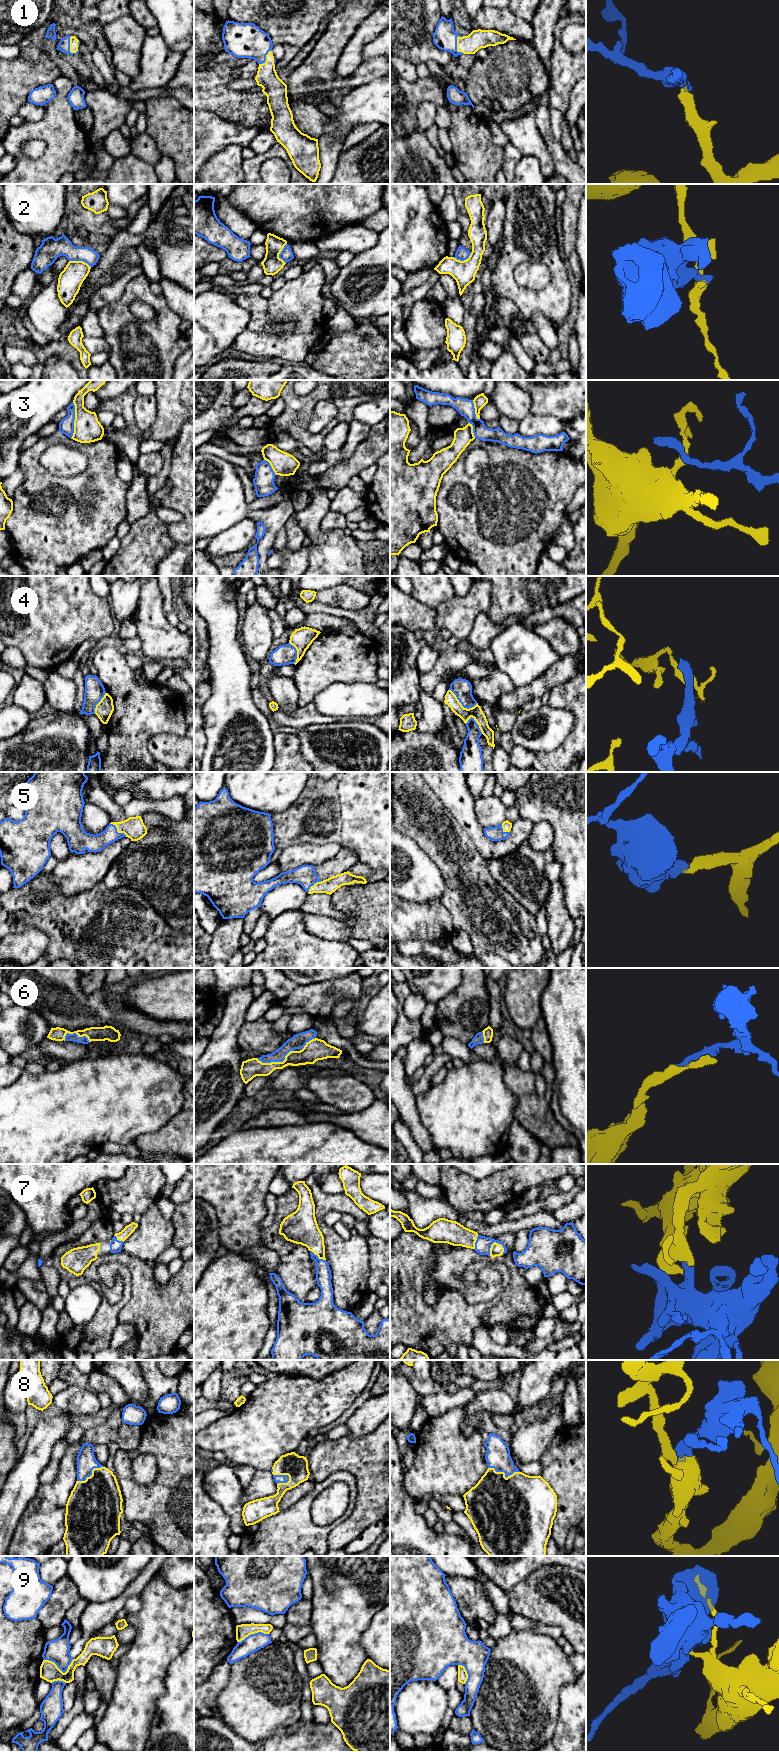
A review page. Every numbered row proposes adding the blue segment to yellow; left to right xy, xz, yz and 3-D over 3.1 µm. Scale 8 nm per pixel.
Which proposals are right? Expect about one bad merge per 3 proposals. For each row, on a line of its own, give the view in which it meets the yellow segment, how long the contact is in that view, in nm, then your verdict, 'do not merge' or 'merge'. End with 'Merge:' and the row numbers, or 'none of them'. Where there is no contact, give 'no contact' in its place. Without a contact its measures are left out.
1: meets yellow in yz; contact 160 nm long; merge
2: meets yellow in xy; contact 190 nm long; do not merge
3: meets yellow in xy; contact 300 nm long; do not merge
4: meets yellow in yz; contact 260 nm long; do not merge
5: meets yellow in xy; contact 170 nm long; merge
6: meets yellow in xz; contact 300 nm long; merge
7: meets yellow in yz; contact 140 nm long; merge
8: meets yellow in yz; contact 260 nm long; merge
9: meets yellow in xy; contact 240 nm long; do not merge
Merge: 1, 5, 6, 7, 8

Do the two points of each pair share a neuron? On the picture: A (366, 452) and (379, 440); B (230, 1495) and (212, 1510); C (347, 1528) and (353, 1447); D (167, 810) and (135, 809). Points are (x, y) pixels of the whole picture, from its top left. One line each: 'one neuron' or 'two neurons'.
A: one neuron
B: two neurons
C: one neuron
D: one neuron

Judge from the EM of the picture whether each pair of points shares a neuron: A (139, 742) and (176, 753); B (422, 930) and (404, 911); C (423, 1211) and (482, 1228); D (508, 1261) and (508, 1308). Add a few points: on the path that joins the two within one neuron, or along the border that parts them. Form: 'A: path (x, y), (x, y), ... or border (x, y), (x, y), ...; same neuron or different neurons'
A: border (168, 732), (155, 734), (148, 743), (157, 761); different neurons
B: path (417, 925), (408, 916); same neuron
C: path (438, 1211), (447, 1211), (457, 1221), (467, 1223); same neuron
D: path (514, 1273), (514, 1296); same neuron

